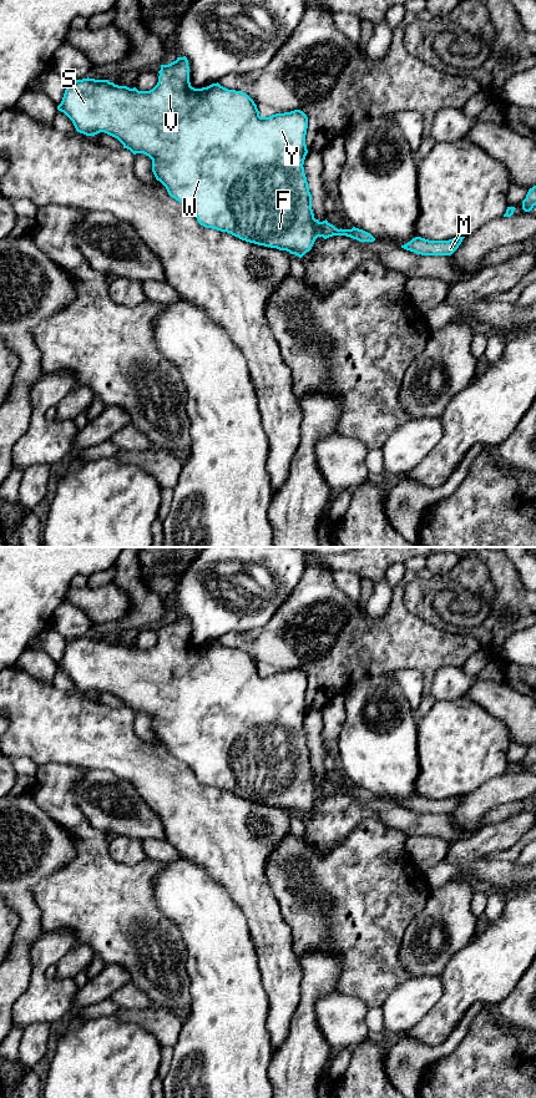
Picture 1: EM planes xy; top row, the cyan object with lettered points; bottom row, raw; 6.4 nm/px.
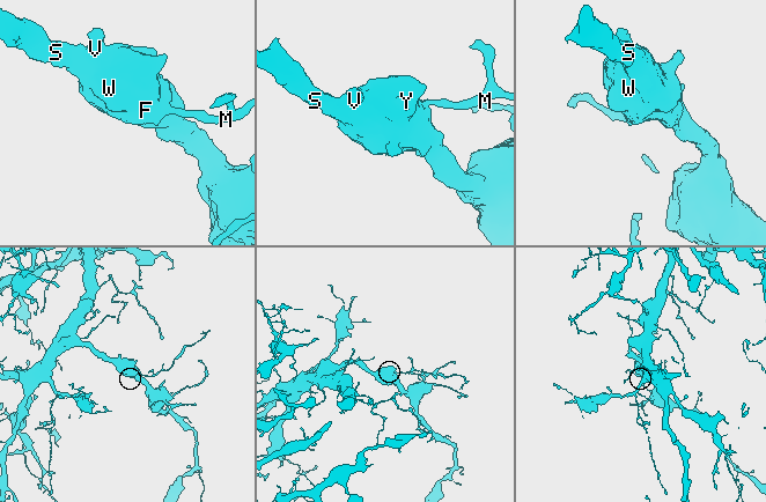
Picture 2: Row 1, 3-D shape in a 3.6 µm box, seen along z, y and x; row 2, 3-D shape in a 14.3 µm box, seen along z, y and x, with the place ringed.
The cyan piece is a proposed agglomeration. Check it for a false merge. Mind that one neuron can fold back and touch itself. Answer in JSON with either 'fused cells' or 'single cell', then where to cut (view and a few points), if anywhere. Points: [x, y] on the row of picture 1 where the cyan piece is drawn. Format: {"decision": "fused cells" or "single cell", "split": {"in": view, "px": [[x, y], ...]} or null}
{"decision": "single cell", "split": null}

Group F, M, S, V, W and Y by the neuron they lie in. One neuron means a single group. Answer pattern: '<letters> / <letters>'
F M S V W Y

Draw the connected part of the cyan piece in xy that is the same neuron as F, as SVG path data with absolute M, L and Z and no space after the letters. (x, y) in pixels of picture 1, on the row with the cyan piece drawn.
M186 56L161 65L158 82L150 91L118 86L108 80L82 79L66 84L57 110L74 123L77 132L95 136L105 132L117 138L133 155L143 153L152 160L152 172L168 194L187 206L198 223L206 228L231 233L242 241L287 251L302 258L318 237L347 236L359 242L375 238L359 228L338 229L327 219L319 222L312 209L312 194L304 173L308 153L305 135L308 117L300 110L261 117L254 101L243 91L228 90L218 82L194 88L189 82Z

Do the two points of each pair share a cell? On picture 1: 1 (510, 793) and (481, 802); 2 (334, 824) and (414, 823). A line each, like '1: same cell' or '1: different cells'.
1: same cell
2: same cell

